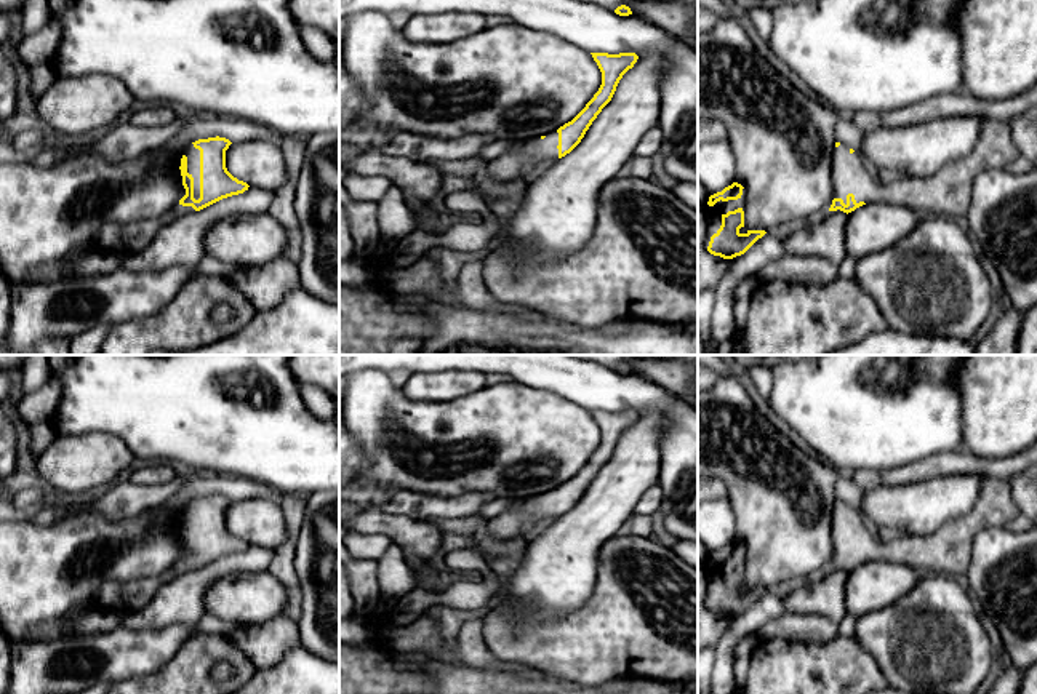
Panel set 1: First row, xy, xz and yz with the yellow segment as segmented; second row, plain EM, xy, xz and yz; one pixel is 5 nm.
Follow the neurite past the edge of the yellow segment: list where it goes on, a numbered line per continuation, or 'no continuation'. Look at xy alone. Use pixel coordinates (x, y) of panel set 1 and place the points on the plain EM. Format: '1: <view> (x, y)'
1: xy (192, 512)

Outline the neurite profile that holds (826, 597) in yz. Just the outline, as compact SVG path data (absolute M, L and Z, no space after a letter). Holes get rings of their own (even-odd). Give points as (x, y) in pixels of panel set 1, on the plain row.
M827 569L810 587L794 585L791 593L781 595L786 611L818 614L840 622L847 614L845 604L847 571Z

